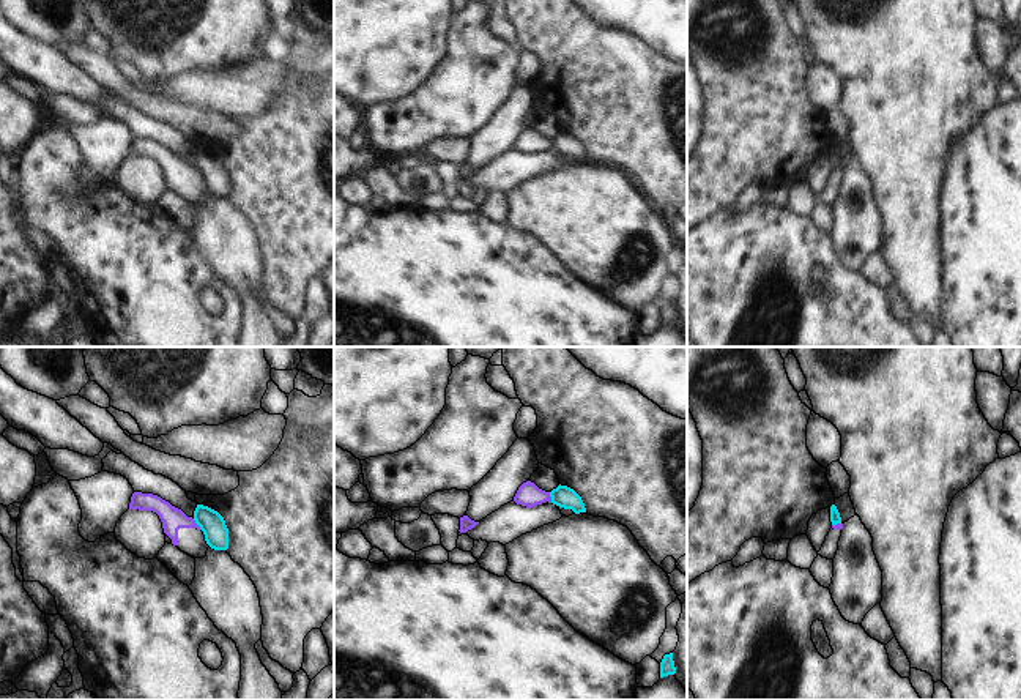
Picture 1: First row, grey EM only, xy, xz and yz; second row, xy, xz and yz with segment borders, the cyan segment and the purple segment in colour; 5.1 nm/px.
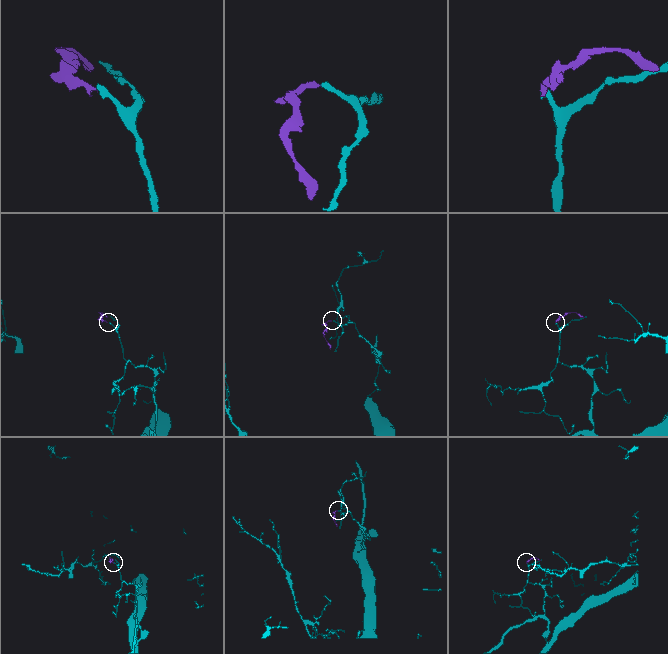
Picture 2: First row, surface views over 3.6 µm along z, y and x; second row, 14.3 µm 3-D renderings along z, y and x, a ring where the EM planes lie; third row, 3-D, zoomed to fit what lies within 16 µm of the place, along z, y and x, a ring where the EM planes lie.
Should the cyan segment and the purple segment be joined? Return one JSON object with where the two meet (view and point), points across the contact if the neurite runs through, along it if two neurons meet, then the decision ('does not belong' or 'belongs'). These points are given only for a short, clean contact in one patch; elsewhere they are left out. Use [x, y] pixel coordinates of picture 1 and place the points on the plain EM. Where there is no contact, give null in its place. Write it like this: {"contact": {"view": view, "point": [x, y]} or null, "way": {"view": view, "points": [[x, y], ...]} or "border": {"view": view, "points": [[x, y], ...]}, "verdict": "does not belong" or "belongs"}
{"contact": {"view": "xy", "point": [196, 169]}, "border": {"view": "xy", "points": [[193, 166], [200, 175]]}, "verdict": "does not belong"}

